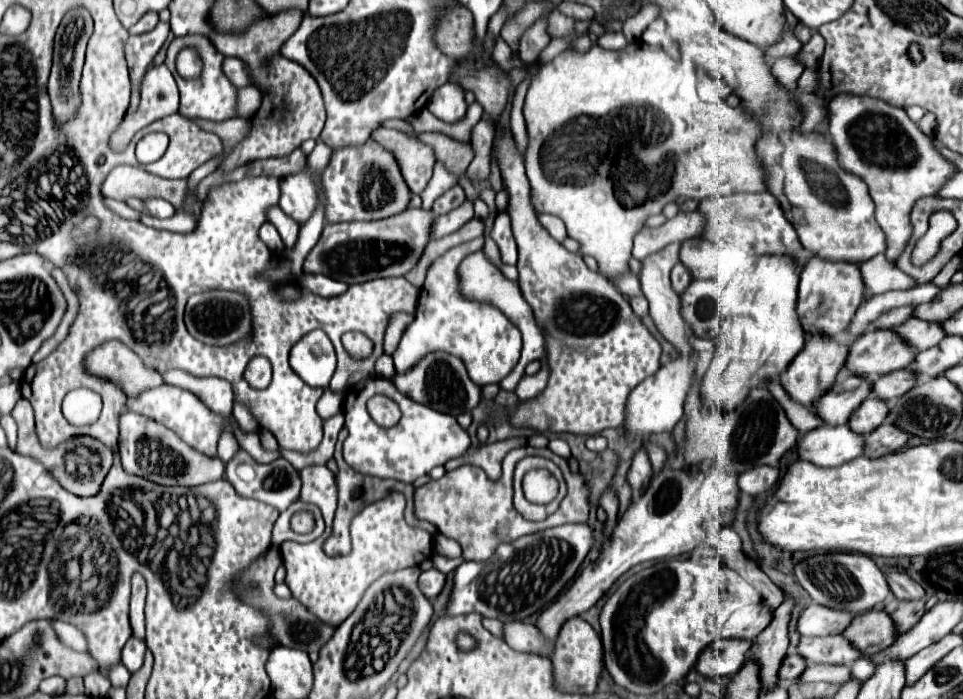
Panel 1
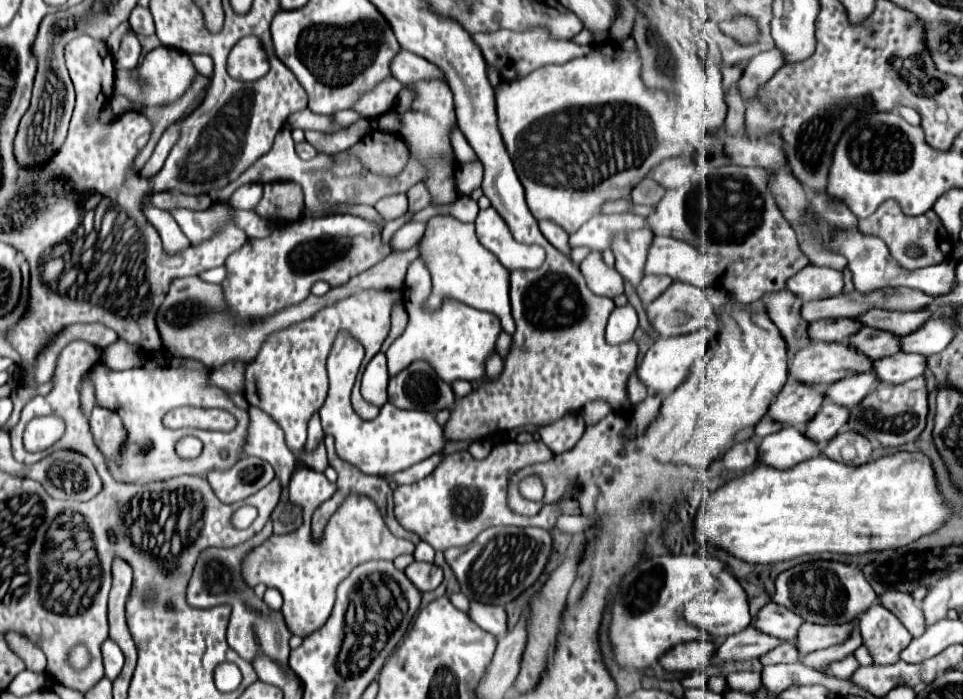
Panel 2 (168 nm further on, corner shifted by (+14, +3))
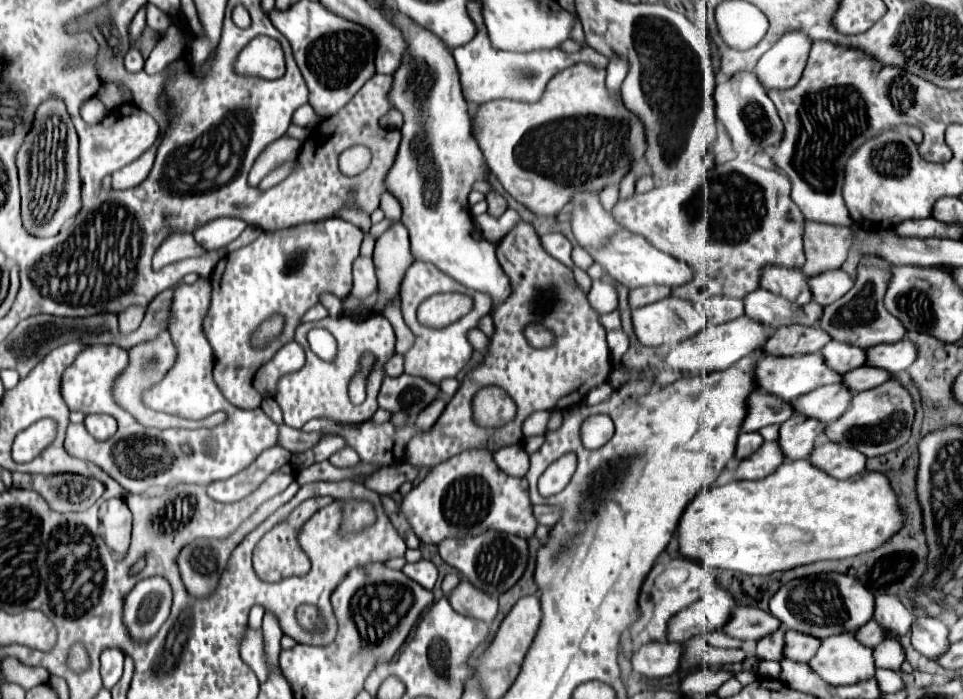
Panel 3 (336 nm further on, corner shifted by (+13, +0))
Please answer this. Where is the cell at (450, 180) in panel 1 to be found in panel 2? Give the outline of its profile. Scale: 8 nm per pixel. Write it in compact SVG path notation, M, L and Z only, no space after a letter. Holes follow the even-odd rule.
M408 211L406 215L402 215L402 217L398 217L398 219L394 219L394 221L388 221L386 223L386 227L384 227L384 233L382 233L382 239L384 239L384 243L388 243L390 241L390 237L404 225L404 223L408 223L408 219L412 217L414 213L412 211Z

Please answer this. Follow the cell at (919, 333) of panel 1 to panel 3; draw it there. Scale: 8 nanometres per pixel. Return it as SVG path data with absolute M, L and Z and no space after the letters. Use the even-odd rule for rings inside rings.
M829 342L821 350L821 356L825 356L825 364L833 368L835 372L849 372L853 368L859 368L865 364L865 350L851 346L851 344L841 344L841 342Z

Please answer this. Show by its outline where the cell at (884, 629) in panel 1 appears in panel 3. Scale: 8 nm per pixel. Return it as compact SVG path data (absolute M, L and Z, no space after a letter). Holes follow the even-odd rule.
M787 630L785 632L785 658L793 660L793 662L809 662L817 648L819 648L821 640L813 638L813 636L807 636L807 634L801 634L801 632L791 632Z

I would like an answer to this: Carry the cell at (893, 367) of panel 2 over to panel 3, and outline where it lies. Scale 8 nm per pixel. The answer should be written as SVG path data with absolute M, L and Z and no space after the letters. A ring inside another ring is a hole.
M871 366L853 368L853 372L843 374L843 384L847 384L853 394L875 388L875 386L881 386L887 380L889 380L889 372L883 372L883 370L871 368Z

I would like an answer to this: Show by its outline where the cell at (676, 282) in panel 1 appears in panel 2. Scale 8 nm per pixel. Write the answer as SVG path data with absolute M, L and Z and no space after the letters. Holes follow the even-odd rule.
M646 275L644 281L640 281L636 291L642 303L652 303L656 297L660 297L660 293L664 293L664 289L668 289L670 283L672 279L664 275Z

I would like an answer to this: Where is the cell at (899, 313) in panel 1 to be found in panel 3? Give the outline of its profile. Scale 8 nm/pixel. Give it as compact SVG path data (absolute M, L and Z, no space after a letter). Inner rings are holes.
M781 326L763 344L763 354L773 356L799 356L819 352L827 342L829 334L817 326Z

